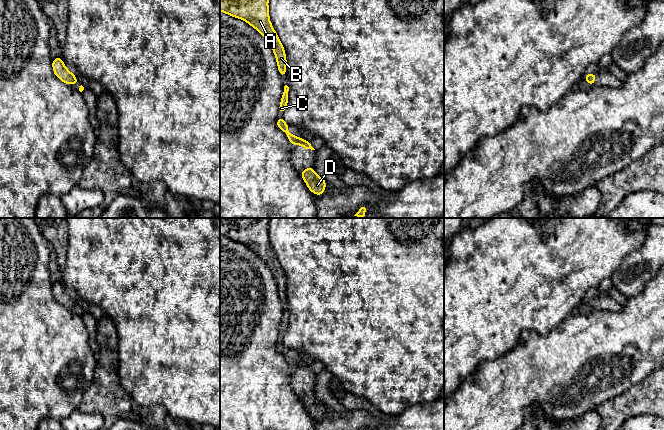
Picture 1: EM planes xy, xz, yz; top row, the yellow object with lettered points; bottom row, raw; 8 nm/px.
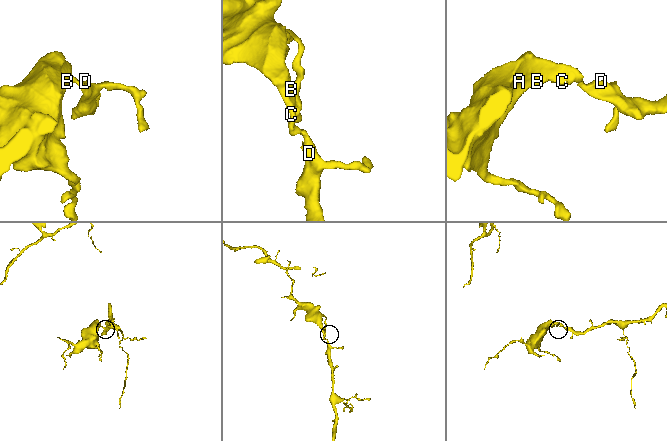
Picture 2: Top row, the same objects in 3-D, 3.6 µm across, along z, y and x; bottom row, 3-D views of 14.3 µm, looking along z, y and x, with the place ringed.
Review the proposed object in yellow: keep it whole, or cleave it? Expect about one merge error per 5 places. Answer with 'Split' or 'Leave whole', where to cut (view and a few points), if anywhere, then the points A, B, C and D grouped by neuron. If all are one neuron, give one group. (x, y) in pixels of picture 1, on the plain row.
Leave whole. No split. Groups: A B C D

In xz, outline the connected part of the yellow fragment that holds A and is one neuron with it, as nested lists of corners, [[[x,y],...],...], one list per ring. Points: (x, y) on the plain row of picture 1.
[[[220,218],[220,235],[246,245],[271,269],[279,297],[286,298],[286,278],[269,242],[270,218]]]

